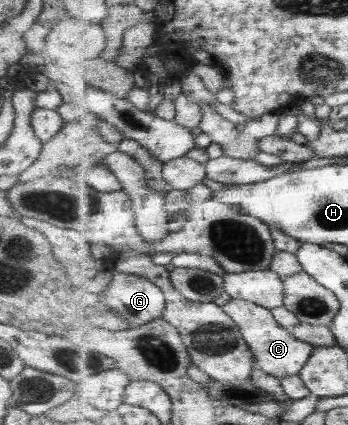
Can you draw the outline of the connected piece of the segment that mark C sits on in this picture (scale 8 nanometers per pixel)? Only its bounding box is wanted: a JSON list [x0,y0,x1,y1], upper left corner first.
[223,298,316,379]

